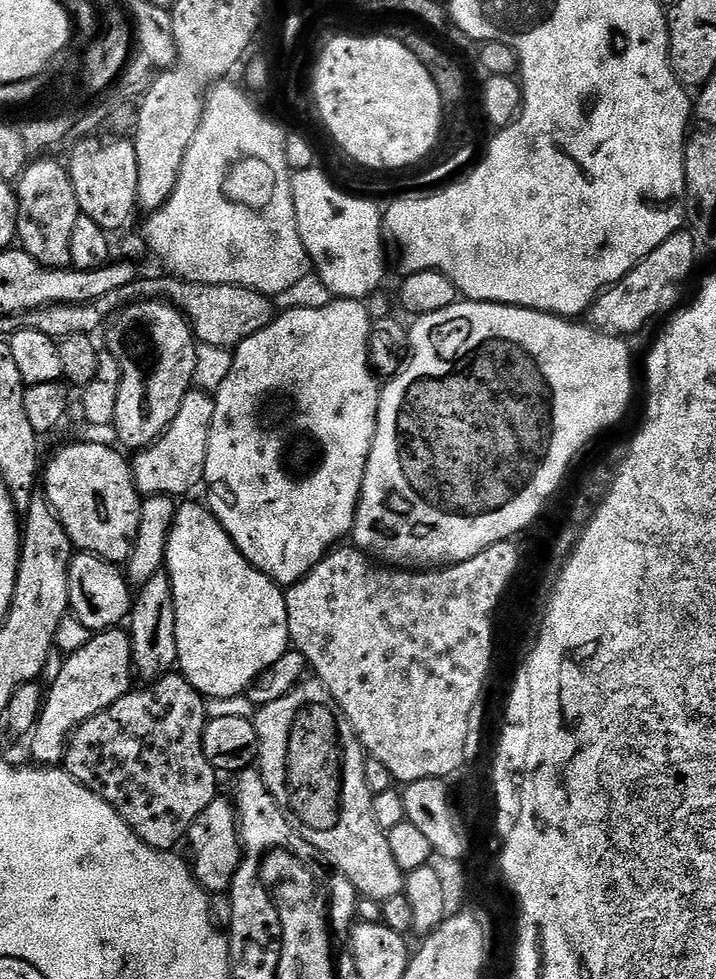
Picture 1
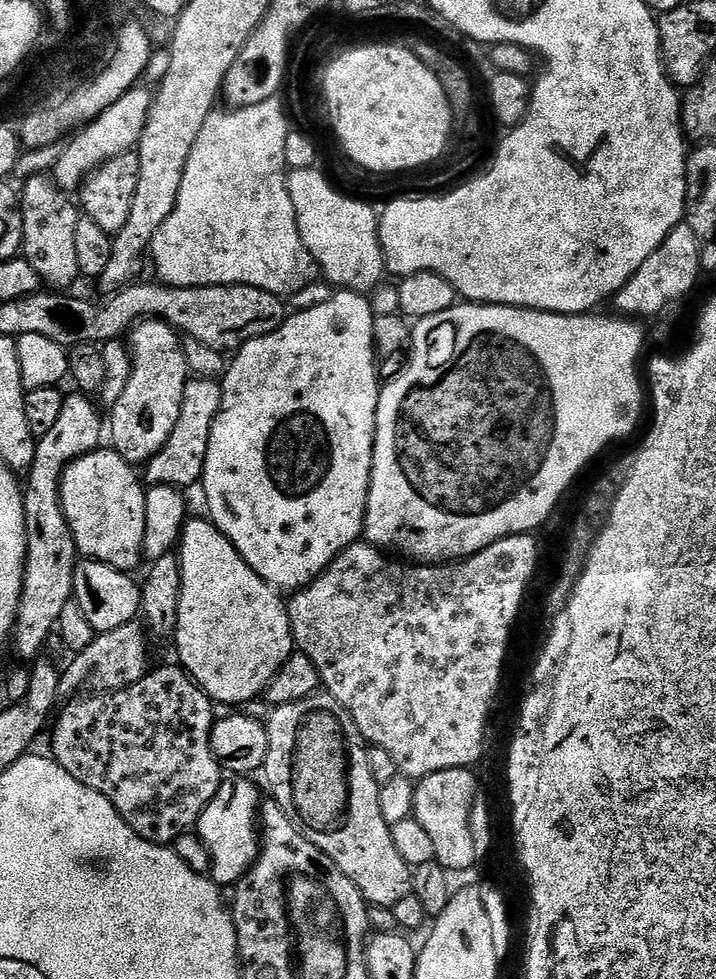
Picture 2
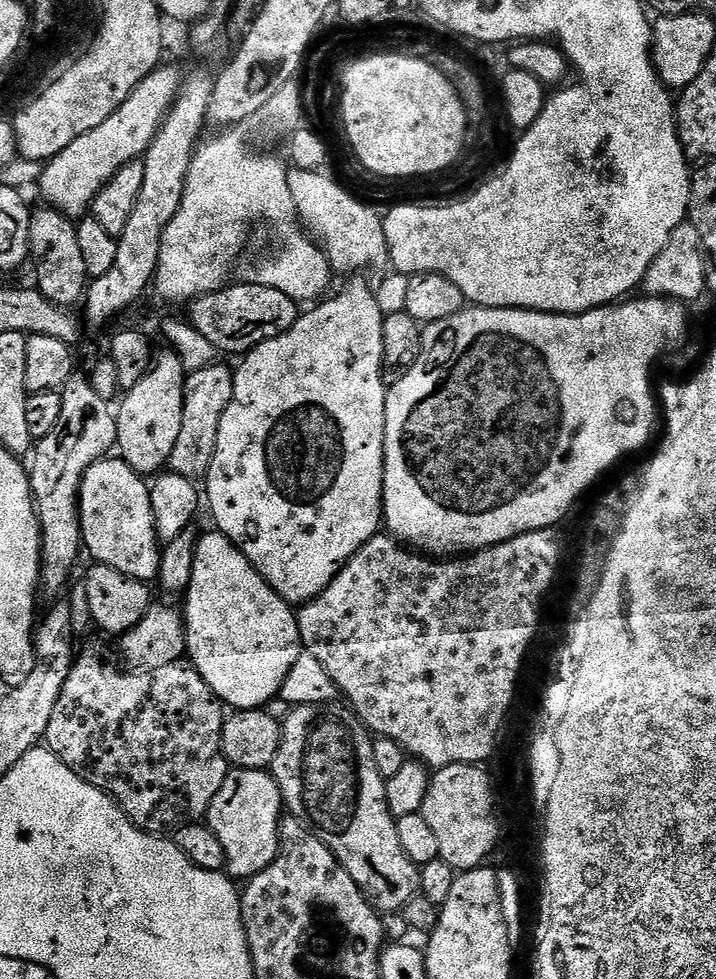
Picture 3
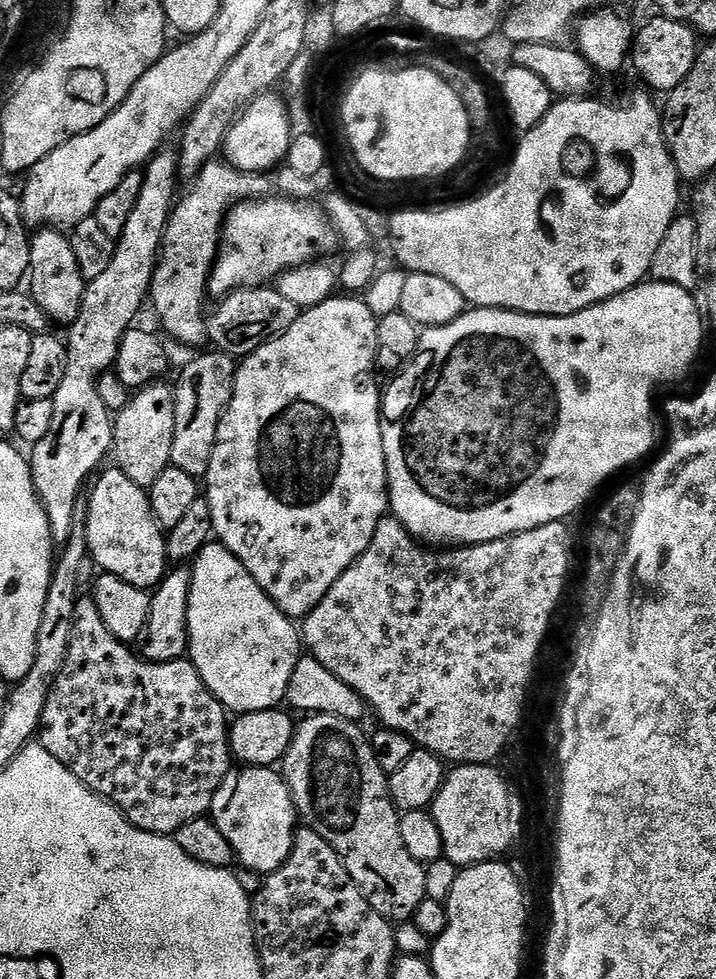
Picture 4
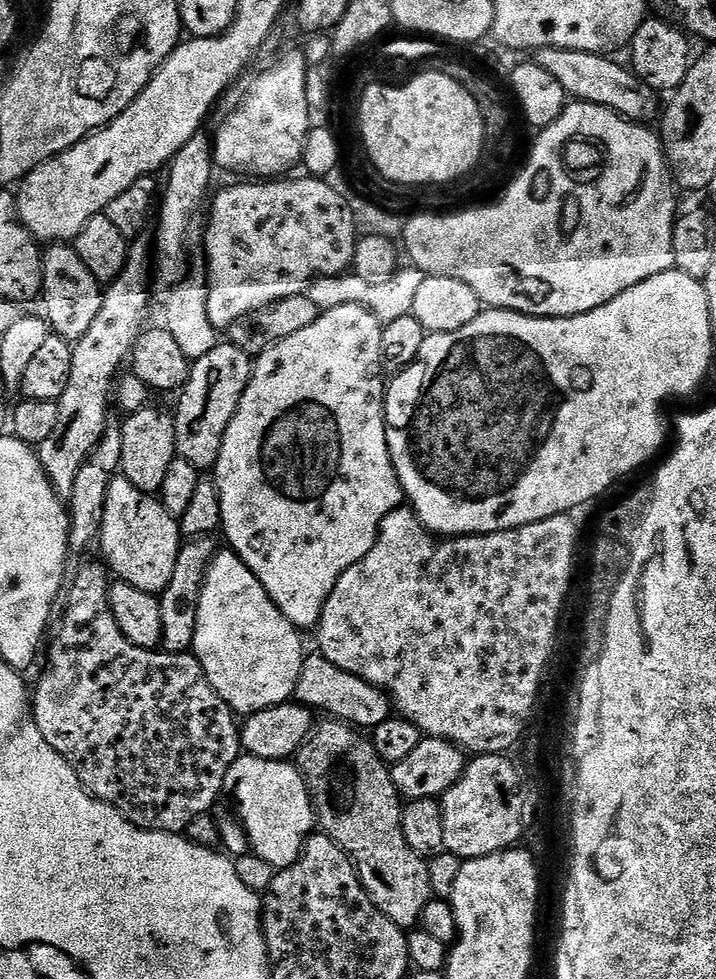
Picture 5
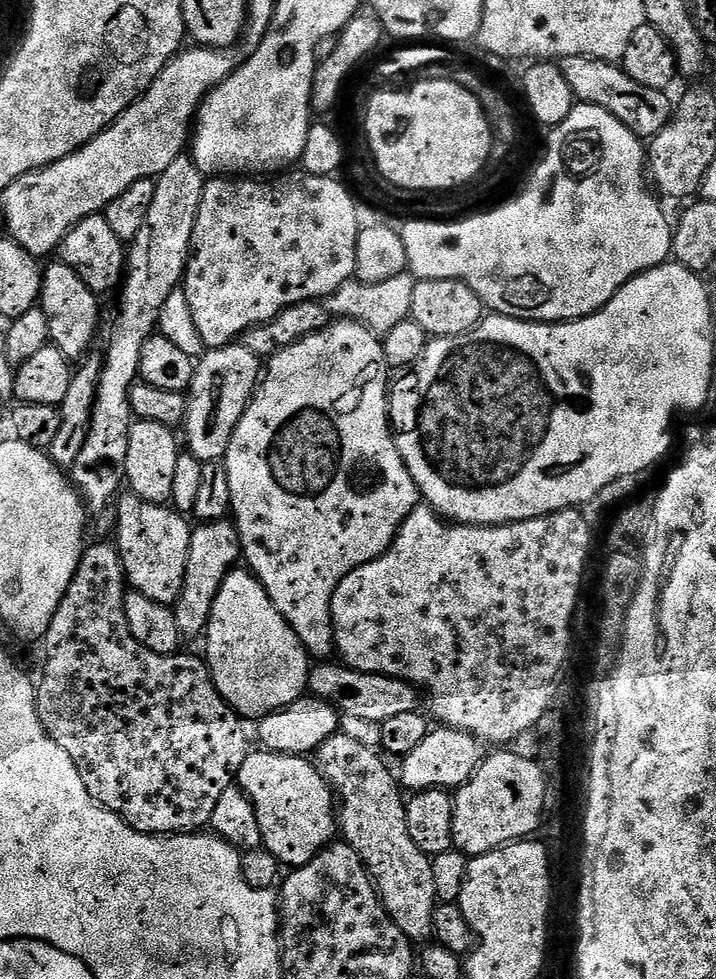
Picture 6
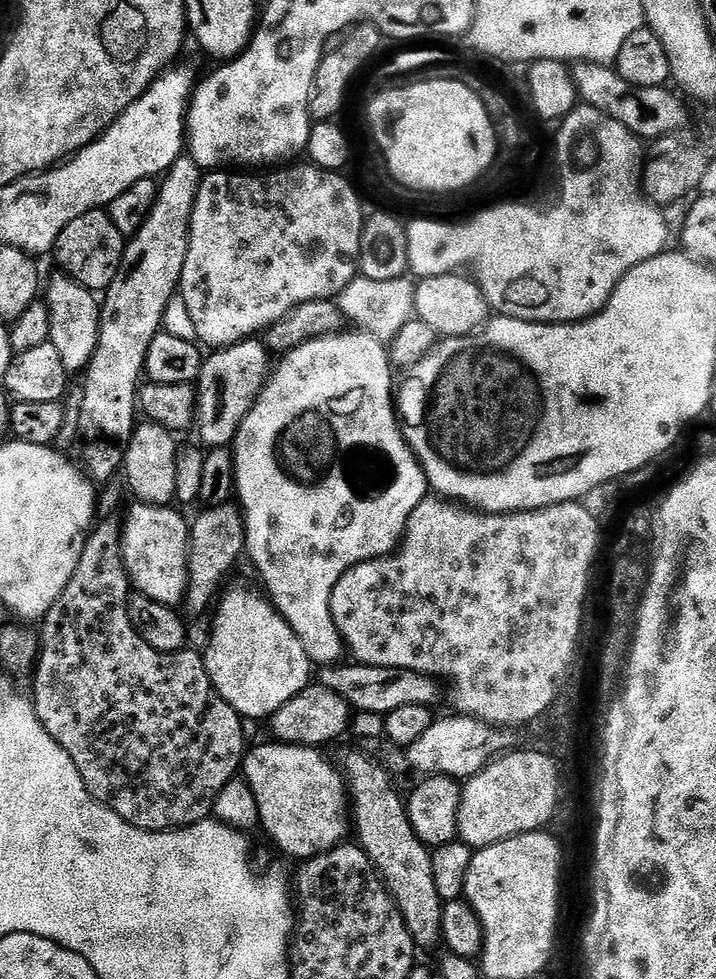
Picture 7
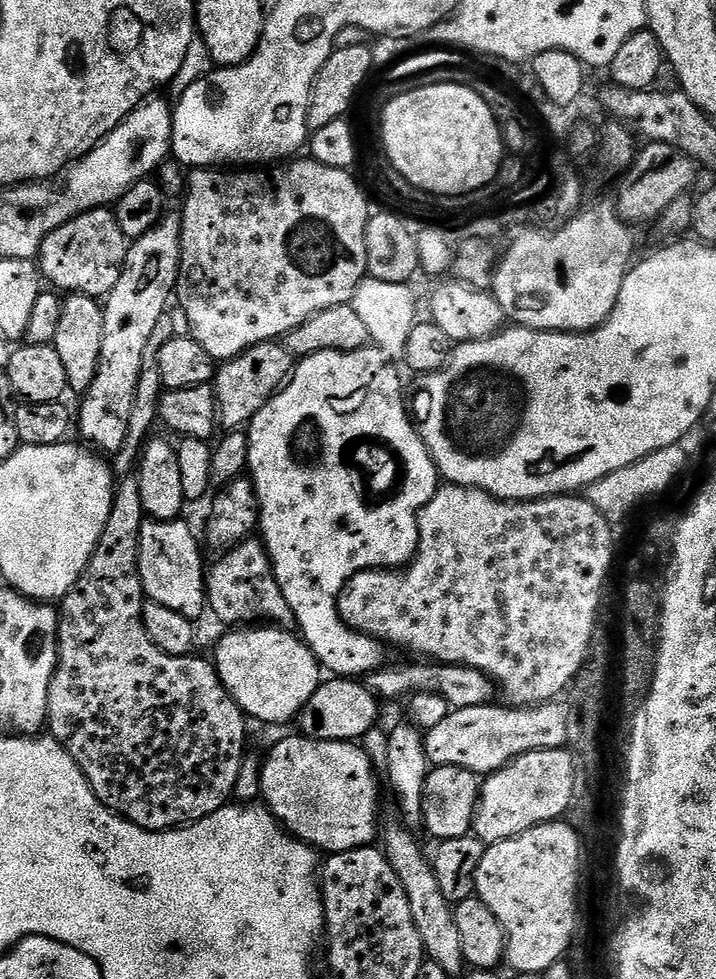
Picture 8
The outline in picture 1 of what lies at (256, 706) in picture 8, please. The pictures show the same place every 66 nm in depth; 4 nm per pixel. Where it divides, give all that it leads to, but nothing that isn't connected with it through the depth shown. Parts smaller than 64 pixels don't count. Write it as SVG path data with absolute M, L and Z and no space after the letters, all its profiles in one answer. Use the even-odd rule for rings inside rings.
M181 503L177 507L164 559L174 594L178 668L201 696L228 700L231 696L243 697L258 674L274 666L282 654L290 651L286 592L240 553L212 509L200 504Z

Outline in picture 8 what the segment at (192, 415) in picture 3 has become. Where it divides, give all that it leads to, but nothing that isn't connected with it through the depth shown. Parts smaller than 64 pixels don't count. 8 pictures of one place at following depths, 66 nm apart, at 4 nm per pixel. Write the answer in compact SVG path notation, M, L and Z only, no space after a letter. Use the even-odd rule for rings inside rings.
M280 342L259 344L246 350L241 356L223 361L217 367L214 377L219 427L224 430L240 430L251 424L258 410L262 410L268 399L284 387L291 377L293 367L294 357Z

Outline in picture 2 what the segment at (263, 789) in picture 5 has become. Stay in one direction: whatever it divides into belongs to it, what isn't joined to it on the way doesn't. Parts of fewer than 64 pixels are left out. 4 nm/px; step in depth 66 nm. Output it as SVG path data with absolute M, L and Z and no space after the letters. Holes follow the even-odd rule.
M228 778L223 781L214 794L210 806L202 810L200 821L194 832L209 850L212 859L211 879L217 884L236 885L255 864L260 856L262 843L261 833L258 831L258 817L262 807L262 792L256 789L252 778Z

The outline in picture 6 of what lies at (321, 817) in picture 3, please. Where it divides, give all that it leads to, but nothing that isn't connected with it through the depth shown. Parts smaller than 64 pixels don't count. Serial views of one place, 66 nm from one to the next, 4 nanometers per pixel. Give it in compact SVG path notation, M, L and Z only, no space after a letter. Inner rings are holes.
M344 735L326 738L314 756L315 763L334 789L343 843L362 857L384 908L408 939L413 942L431 941L438 907L434 870L429 853L422 851L414 838L410 838L405 793L393 769L391 772L384 765L385 757L375 747L372 749L363 744L356 736Z

